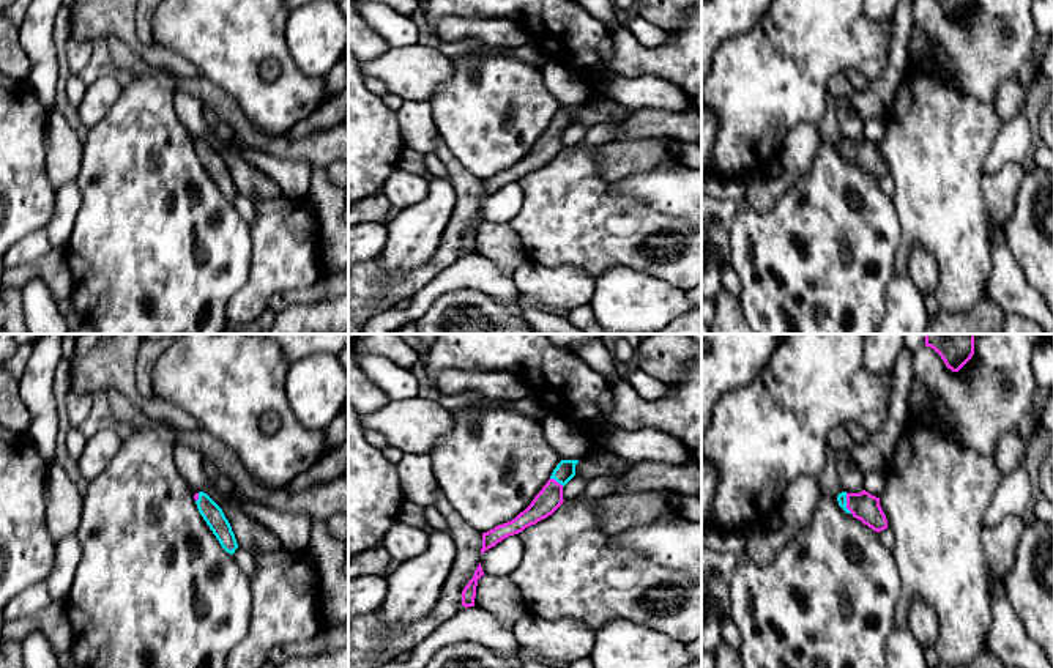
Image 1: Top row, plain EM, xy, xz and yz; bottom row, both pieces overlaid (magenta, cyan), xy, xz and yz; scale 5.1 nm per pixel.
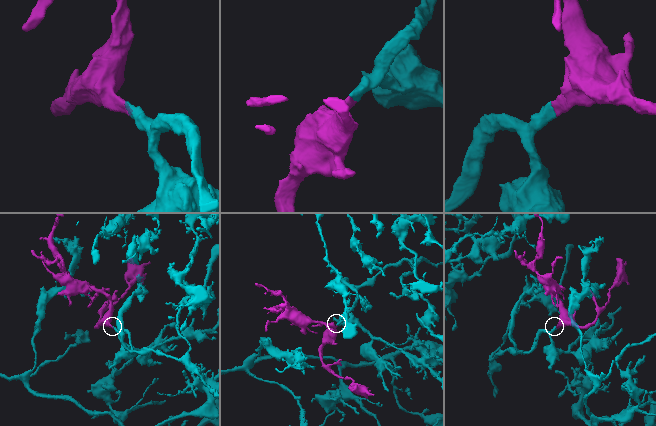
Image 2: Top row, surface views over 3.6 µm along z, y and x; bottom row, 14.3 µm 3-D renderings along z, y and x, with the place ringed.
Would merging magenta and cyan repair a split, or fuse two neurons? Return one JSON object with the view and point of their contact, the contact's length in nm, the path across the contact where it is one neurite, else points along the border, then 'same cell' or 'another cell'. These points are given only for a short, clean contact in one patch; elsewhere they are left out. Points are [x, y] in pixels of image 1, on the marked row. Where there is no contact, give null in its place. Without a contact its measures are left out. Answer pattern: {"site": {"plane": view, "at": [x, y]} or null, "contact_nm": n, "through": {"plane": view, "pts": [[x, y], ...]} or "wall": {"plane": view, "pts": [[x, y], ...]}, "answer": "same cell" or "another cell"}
{"site": {"plane": "yz", "at": [847, 503]}, "contact_nm": 110, "through": {"plane": "yz", "pts": [[864, 506], [847, 503], [842, 497]]}, "answer": "same cell"}

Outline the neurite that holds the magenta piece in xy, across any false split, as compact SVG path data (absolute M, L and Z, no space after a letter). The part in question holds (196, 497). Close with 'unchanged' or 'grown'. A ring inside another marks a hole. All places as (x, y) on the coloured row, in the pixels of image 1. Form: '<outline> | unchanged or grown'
M203 492L195 493L194 499L200 515L219 540L221 547L227 553L233 555L238 548L238 544L222 509Z | grown

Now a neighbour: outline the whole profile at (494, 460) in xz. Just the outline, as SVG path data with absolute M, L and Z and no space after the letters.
M489 399L454 411L451 430L437 440L429 457L451 507L481 534L523 512L561 462L545 441L541 421Z

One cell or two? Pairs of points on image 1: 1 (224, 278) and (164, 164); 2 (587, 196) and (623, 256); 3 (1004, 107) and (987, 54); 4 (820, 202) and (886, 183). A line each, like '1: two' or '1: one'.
1: one
2: one
3: two
4: two

